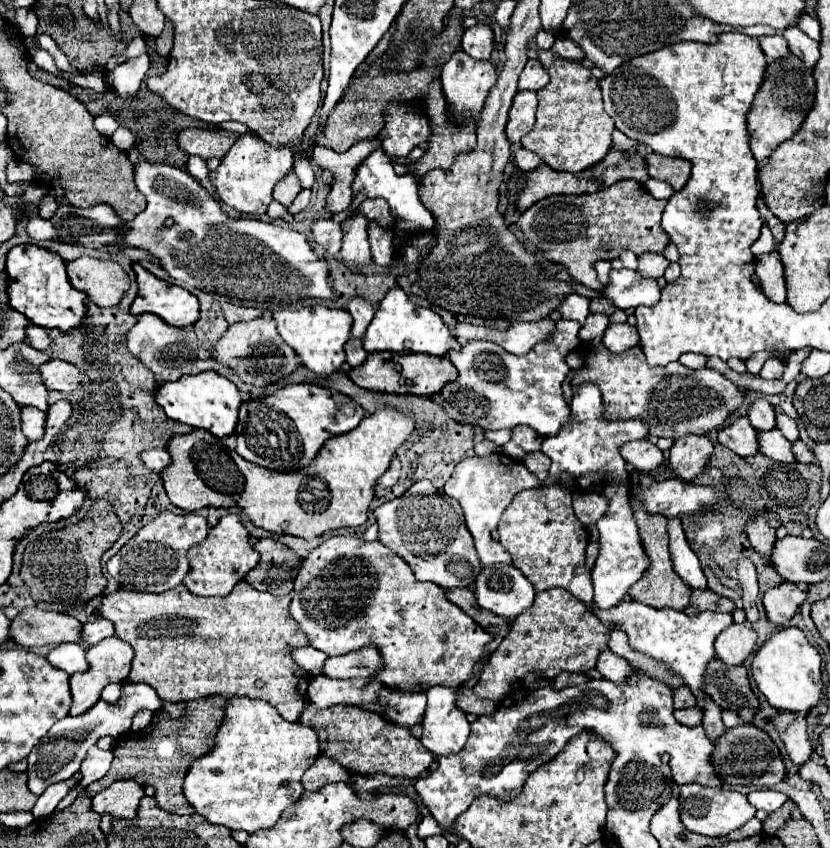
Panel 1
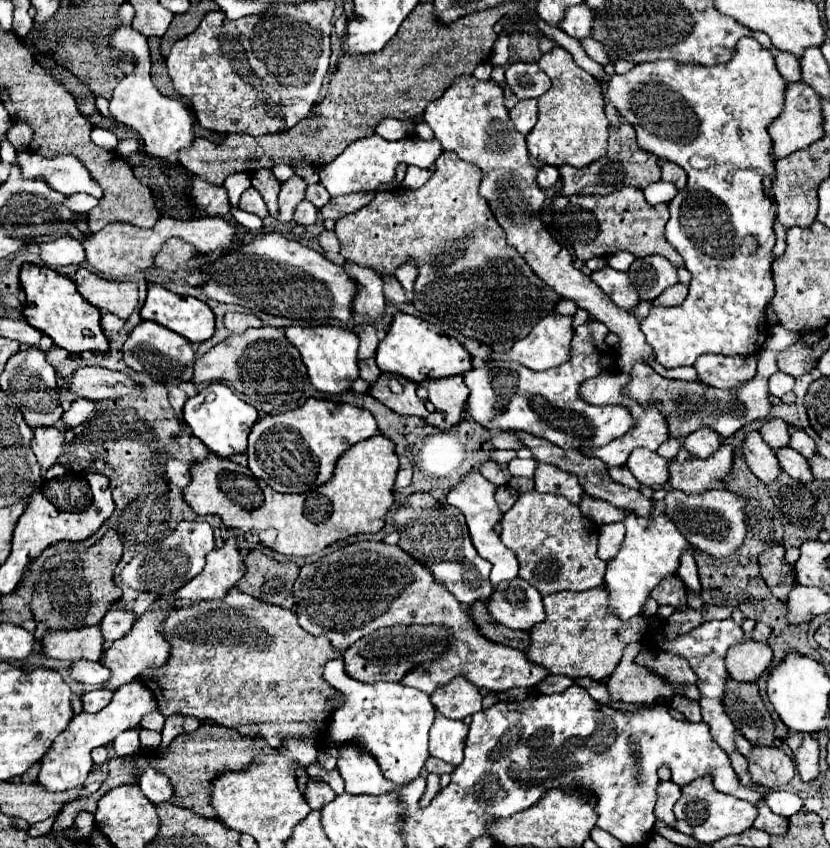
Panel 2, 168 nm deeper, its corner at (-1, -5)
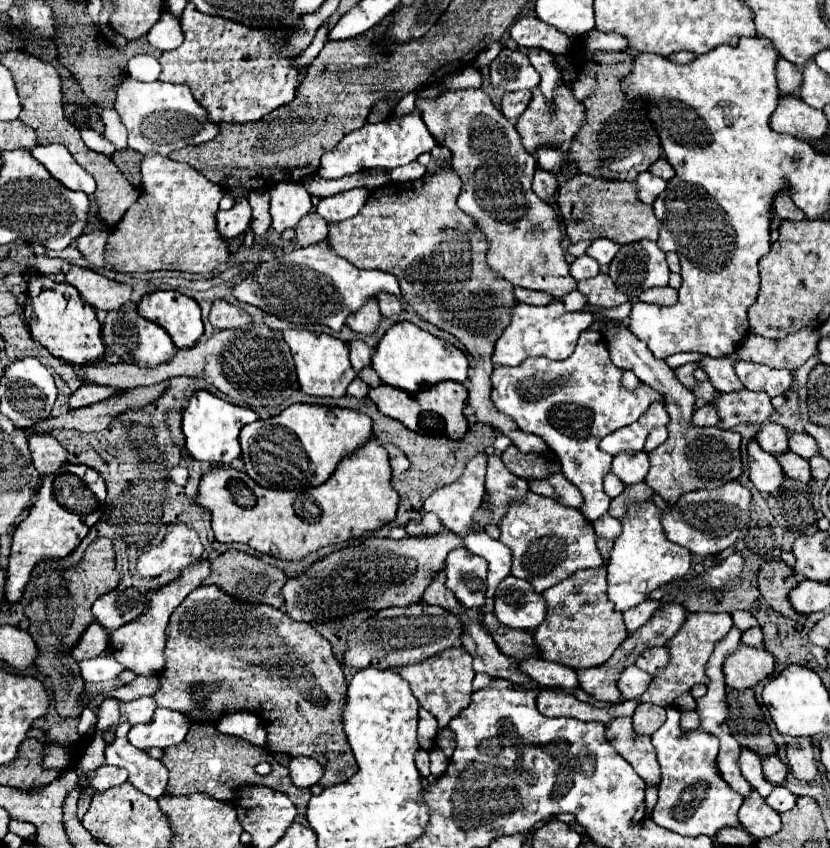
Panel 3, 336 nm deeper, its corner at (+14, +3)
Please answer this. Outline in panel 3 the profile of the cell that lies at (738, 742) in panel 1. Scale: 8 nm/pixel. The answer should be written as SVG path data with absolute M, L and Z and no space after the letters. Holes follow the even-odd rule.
M769 755L769 759L761 759L763 763L763 771L765 771L765 779L769 779L771 785L781 785L787 777L787 765L781 763L781 759L777 755Z

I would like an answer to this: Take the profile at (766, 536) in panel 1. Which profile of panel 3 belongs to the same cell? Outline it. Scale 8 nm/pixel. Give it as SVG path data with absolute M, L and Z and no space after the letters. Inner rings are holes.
M769 561L761 567L761 571L759 571L759 591L761 591L763 599L777 613L781 613L781 615L785 615L793 621L801 621L803 615L797 613L793 609L793 605L789 603L789 591L793 587L797 587L795 573L783 561Z

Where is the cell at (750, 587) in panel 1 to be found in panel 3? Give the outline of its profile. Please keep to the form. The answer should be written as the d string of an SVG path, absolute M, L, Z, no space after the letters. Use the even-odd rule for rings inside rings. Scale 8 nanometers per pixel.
M753 627L753 629L745 631L745 633L743 633L743 643L761 649L761 647L763 647L763 633L761 633L761 629L759 629L759 627Z

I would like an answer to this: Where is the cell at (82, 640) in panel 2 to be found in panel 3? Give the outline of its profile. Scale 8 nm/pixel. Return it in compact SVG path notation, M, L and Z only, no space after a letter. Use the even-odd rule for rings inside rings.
M91 623L91 627L85 631L85 635L81 637L81 643L71 651L71 655L77 661L93 659L103 655L109 649L109 643L111 643L111 637L107 635L107 631L99 623Z

